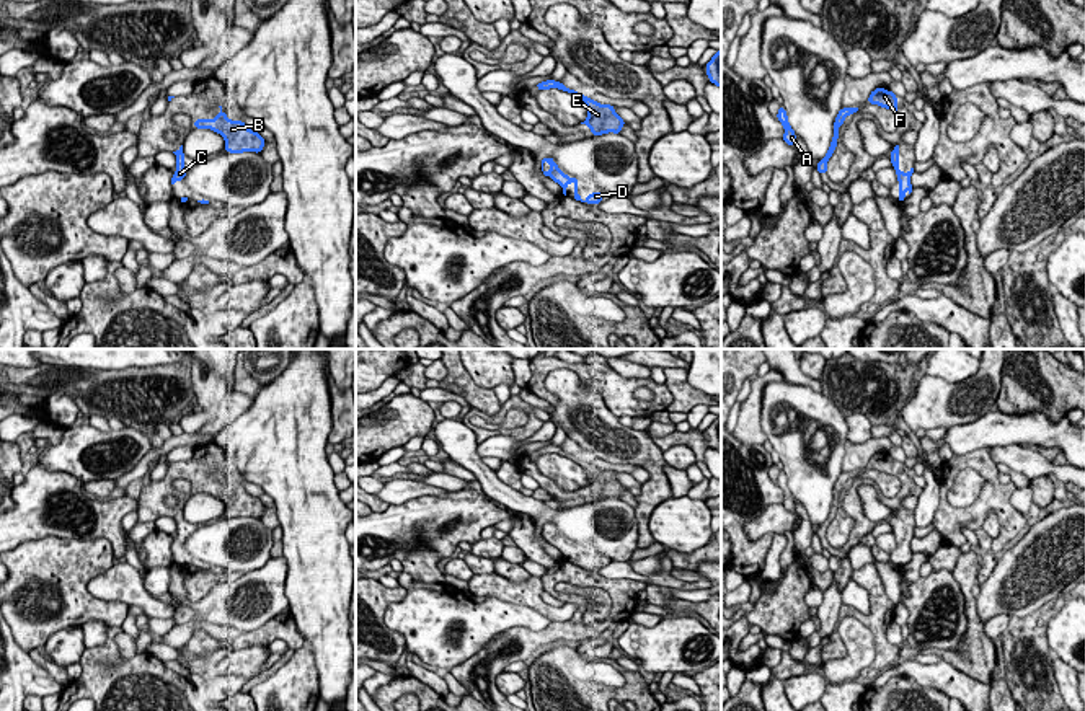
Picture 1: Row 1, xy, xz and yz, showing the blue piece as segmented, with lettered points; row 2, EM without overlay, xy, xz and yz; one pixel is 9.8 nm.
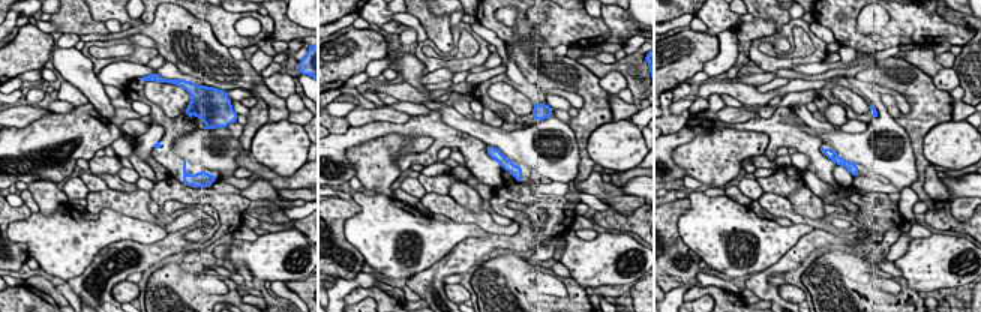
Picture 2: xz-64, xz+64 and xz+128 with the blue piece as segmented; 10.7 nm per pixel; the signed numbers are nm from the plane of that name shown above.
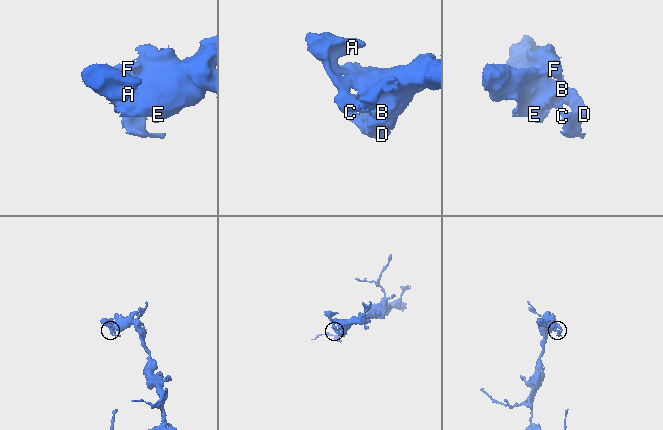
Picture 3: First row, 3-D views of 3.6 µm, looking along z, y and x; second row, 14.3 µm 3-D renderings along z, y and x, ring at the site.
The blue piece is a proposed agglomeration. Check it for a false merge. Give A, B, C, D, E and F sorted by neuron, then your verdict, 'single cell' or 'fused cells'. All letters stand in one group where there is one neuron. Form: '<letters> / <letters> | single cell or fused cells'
A B C D E F | single cell

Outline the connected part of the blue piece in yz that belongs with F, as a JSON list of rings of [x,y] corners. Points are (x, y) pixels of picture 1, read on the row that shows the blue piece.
[[[879,86],[870,93],[868,104],[878,104],[897,113],[897,95],[894,95],[891,90],[886,91],[884,86]]]

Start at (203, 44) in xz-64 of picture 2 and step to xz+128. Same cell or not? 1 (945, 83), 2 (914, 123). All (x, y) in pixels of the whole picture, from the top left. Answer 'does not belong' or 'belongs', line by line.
1: does not belong
2: belongs

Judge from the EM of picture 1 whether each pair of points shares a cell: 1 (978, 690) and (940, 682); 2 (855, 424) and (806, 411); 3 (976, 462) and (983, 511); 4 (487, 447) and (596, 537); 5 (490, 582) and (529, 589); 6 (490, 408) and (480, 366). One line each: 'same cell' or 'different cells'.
1: same cell
2: different cells
3: same cell
4: different cells
5: same cell
6: different cells

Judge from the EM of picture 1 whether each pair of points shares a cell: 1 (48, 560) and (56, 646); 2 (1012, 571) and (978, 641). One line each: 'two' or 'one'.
1: two
2: two

